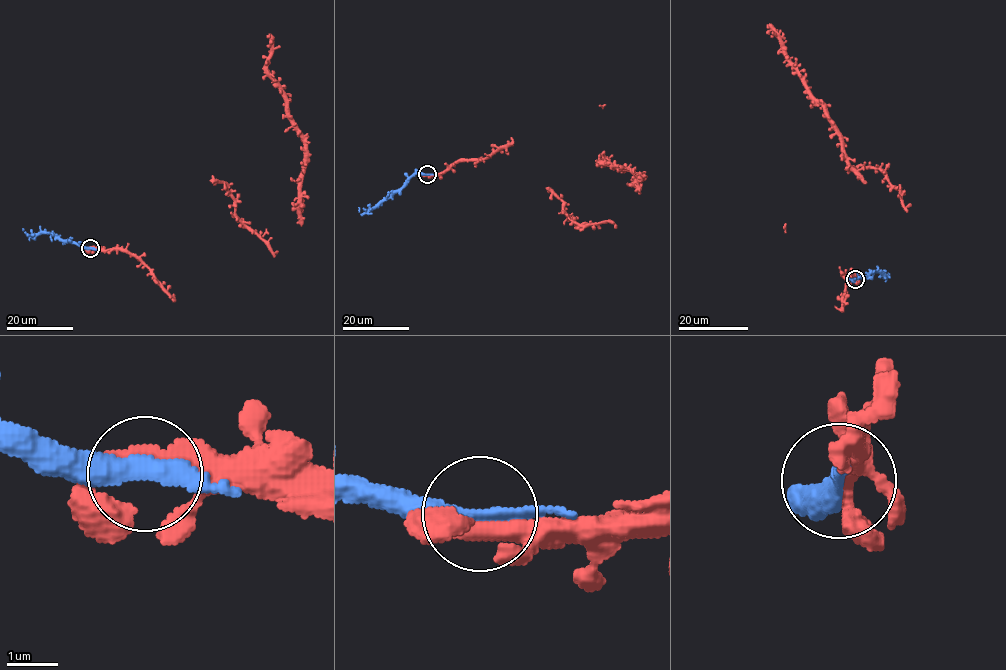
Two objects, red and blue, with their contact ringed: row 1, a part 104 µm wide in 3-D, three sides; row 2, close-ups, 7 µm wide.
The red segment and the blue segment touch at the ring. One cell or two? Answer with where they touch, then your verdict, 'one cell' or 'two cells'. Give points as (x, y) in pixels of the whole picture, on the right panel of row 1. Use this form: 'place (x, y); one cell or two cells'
place (855, 279); one cell

